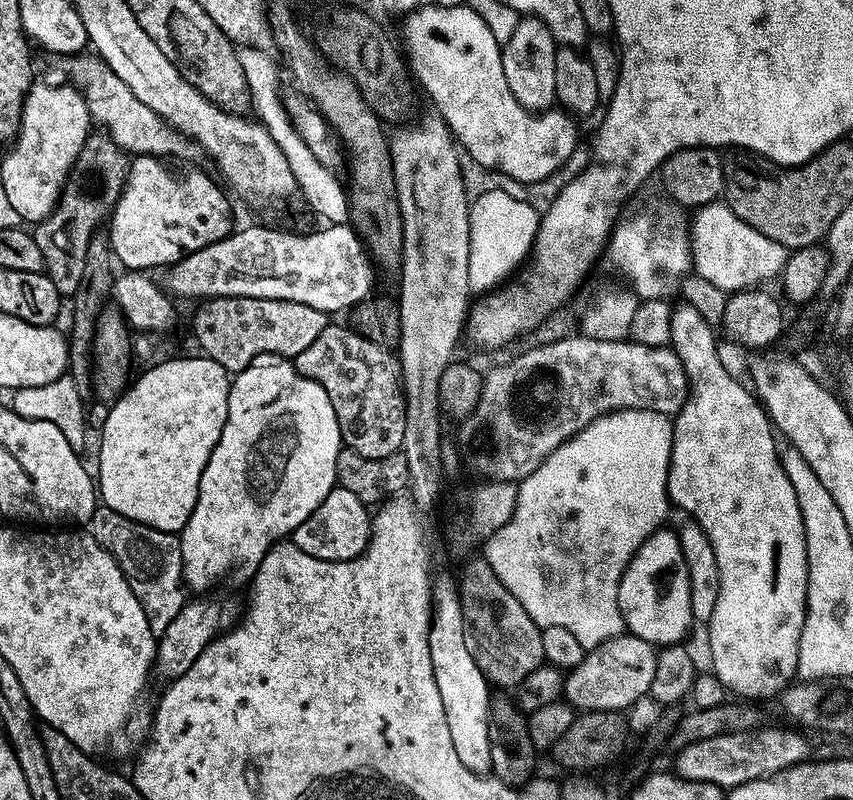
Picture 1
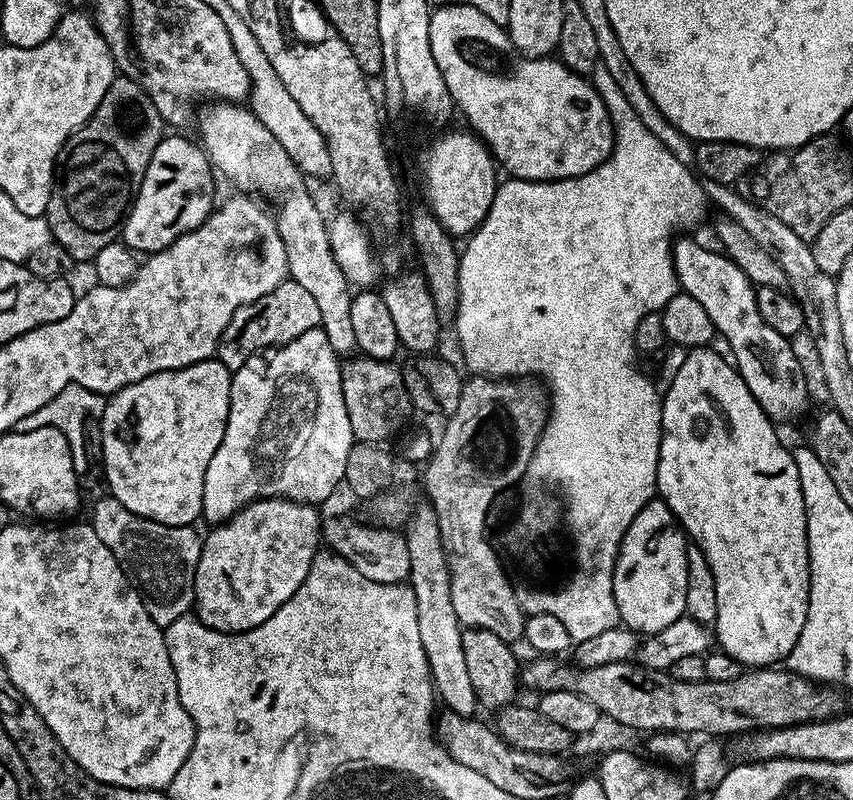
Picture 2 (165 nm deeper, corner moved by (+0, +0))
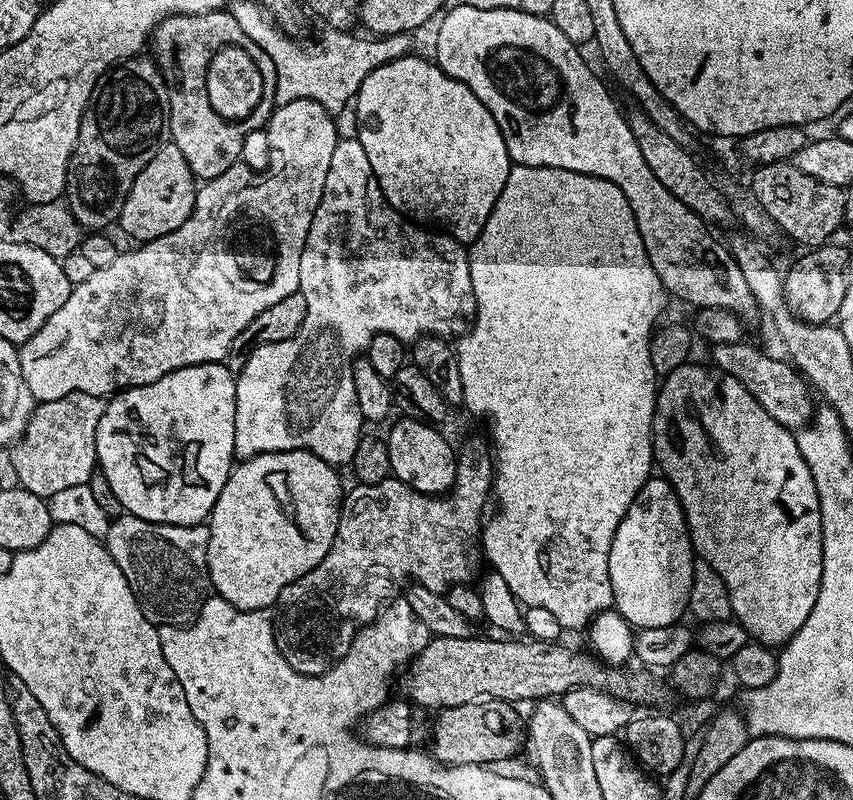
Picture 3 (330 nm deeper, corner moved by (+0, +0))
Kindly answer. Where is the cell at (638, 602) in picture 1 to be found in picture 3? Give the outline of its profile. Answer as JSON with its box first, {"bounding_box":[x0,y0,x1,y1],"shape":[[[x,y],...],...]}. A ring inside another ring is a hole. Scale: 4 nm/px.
{"bounding_box":[610,474,693,630],"shape":[[[660,474],[653,475],[642,486],[642,490],[638,490],[622,522],[618,522],[618,530],[610,546],[610,586],[615,611],[620,612],[622,618],[626,618],[626,622],[636,630],[677,623],[682,617],[680,615],[688,612],[693,563],[692,539],[680,499],[676,497],[676,491],[672,489],[669,480]]]}

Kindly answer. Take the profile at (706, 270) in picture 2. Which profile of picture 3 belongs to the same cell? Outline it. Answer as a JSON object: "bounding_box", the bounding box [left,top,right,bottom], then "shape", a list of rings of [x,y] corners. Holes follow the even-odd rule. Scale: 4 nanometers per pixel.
{"bounding_box":[435,5,758,318],"shape":[[[462,5],[457,8],[447,9],[443,13],[439,24],[440,29],[436,32],[435,63],[440,65],[443,72],[450,74],[450,78],[454,78],[458,82],[462,82],[470,90],[474,90],[474,94],[478,94],[478,102],[482,102],[486,106],[486,110],[490,110],[490,114],[494,114],[494,122],[498,122],[498,130],[502,130],[502,138],[506,138],[506,150],[510,154],[513,164],[570,170],[578,174],[597,176],[603,180],[614,182],[622,190],[626,202],[630,202],[630,210],[634,214],[636,225],[642,234],[642,242],[646,246],[646,254],[650,258],[654,270],[658,270],[658,278],[662,278],[662,286],[668,291],[669,297],[676,299],[677,296],[680,300],[689,300],[690,303],[696,304],[695,307],[697,309],[726,308],[741,318],[757,315],[758,305],[754,294],[750,294],[750,285],[747,284],[746,278],[742,278],[742,270],[738,270],[738,262],[734,262],[731,251],[725,245],[723,248],[708,233],[710,228],[705,221],[694,215],[686,206],[682,206],[682,202],[678,202],[678,198],[674,198],[674,194],[670,194],[670,190],[666,190],[666,186],[662,186],[662,182],[658,182],[658,178],[654,178],[654,170],[650,170],[650,166],[646,166],[646,158],[642,158],[642,150],[638,150],[638,142],[630,130],[627,115],[623,111],[620,113],[620,108],[616,105],[615,98],[608,93],[607,86],[592,73],[591,66],[584,61],[584,56],[580,53],[583,51],[577,45],[572,44],[570,38],[566,38],[566,34],[562,34],[562,30],[558,30],[558,26],[554,26],[551,18],[547,15],[535,16],[534,14],[526,13],[520,7],[479,9],[476,6]]]}

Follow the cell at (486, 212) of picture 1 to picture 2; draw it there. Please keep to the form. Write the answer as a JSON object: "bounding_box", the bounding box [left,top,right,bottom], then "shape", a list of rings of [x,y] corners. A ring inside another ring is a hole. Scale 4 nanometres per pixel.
{"bounding_box":[454,63,710,641],"shape":[[[602,63],[596,65],[596,69],[590,73],[592,84],[598,90],[598,94],[602,98],[602,102],[606,106],[606,110],[610,114],[610,122],[612,129],[616,135],[616,141],[612,147],[612,153],[609,154],[608,160],[602,162],[594,170],[590,170],[581,176],[574,178],[566,178],[565,180],[517,180],[515,178],[508,178],[497,187],[494,194],[494,202],[490,206],[490,210],[486,214],[486,218],[482,223],[476,227],[476,231],[467,237],[466,243],[463,245],[460,252],[460,269],[458,270],[458,306],[456,307],[456,318],[454,327],[456,327],[456,340],[460,343],[460,352],[464,355],[463,367],[469,368],[469,373],[477,376],[490,376],[493,378],[524,378],[533,372],[533,377],[539,378],[546,385],[546,391],[550,397],[550,407],[548,409],[548,421],[544,427],[544,432],[540,436],[538,446],[534,450],[534,454],[530,458],[530,466],[526,466],[524,471],[524,478],[522,481],[522,489],[524,488],[524,501],[520,504],[520,521],[505,534],[504,540],[508,543],[508,548],[512,552],[516,552],[512,556],[512,564],[516,567],[516,576],[514,587],[516,589],[516,597],[520,603],[521,608],[528,614],[554,614],[554,618],[558,618],[562,622],[562,626],[566,626],[566,630],[570,630],[573,641],[581,641],[588,638],[597,637],[598,634],[603,634],[606,630],[617,627],[620,624],[620,615],[618,614],[618,602],[614,602],[614,566],[616,559],[620,556],[620,543],[626,534],[626,530],[630,530],[630,522],[634,522],[634,518],[638,518],[638,510],[642,510],[642,506],[646,506],[657,495],[656,490],[656,471],[658,470],[658,458],[660,457],[660,406],[662,403],[661,389],[656,389],[652,385],[652,380],[648,376],[643,376],[642,373],[636,369],[635,360],[638,358],[638,351],[635,344],[636,331],[641,320],[651,317],[653,313],[659,313],[666,306],[666,302],[670,302],[670,298],[674,298],[678,291],[676,282],[676,271],[674,270],[674,262],[672,261],[672,246],[674,243],[675,234],[679,228],[688,228],[691,224],[696,224],[704,216],[704,211],[710,208],[710,201],[708,195],[704,192],[704,184],[698,179],[697,173],[691,167],[682,162],[678,162],[678,158],[674,158],[674,154],[670,154],[670,150],[666,150],[666,146],[662,146],[662,142],[658,142],[658,138],[654,138],[654,134],[650,134],[642,122],[642,118],[638,118],[638,113],[634,111],[634,106],[630,106],[630,102],[626,98],[626,94],[622,94],[621,88],[618,86],[618,81],[610,74],[610,70],[606,70],[606,66]]]}

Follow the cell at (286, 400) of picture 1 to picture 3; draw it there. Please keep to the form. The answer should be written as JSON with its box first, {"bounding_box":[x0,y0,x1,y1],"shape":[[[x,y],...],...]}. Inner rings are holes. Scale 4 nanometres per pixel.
{"bounding_box":[234,138,476,466],"shape":[[[340,138],[330,158],[322,202],[318,202],[306,234],[299,292],[306,298],[306,318],[300,329],[282,342],[259,344],[236,376],[234,450],[240,460],[249,460],[267,452],[305,448],[330,465],[348,466],[366,427],[358,410],[358,394],[354,394],[353,360],[379,332],[388,332],[403,342],[415,342],[422,336],[463,336],[476,315],[468,248],[448,233],[429,230],[394,210],[382,194],[374,170],[370,170],[362,142]]]}

